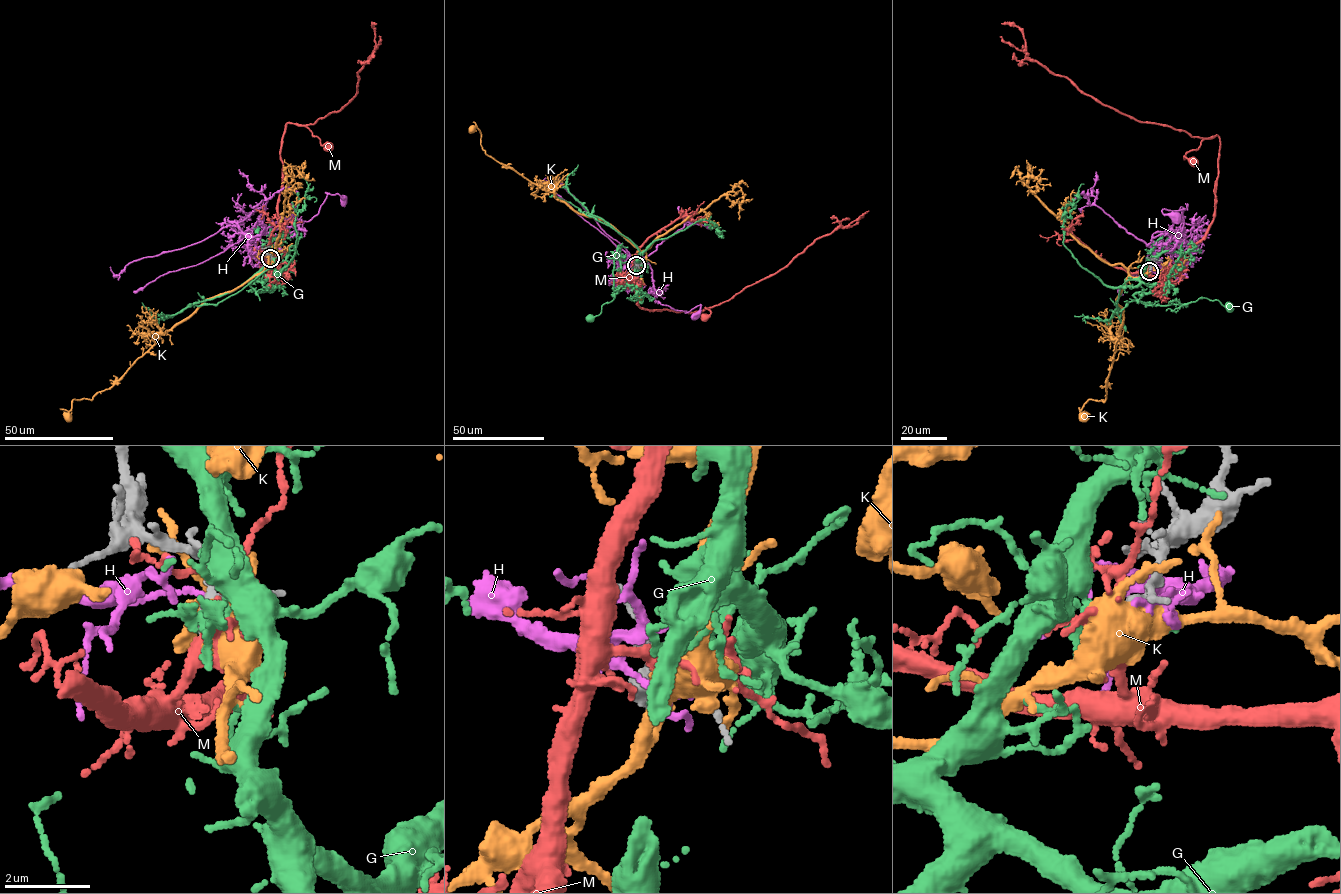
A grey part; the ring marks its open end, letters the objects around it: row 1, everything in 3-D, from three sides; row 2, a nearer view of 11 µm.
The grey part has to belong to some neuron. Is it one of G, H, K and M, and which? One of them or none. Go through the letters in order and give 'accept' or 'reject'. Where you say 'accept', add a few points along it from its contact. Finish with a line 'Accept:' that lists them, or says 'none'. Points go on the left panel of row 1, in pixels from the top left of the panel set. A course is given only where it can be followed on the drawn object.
G: reject
H: reject
K: reject
M: reject
Accept: none

